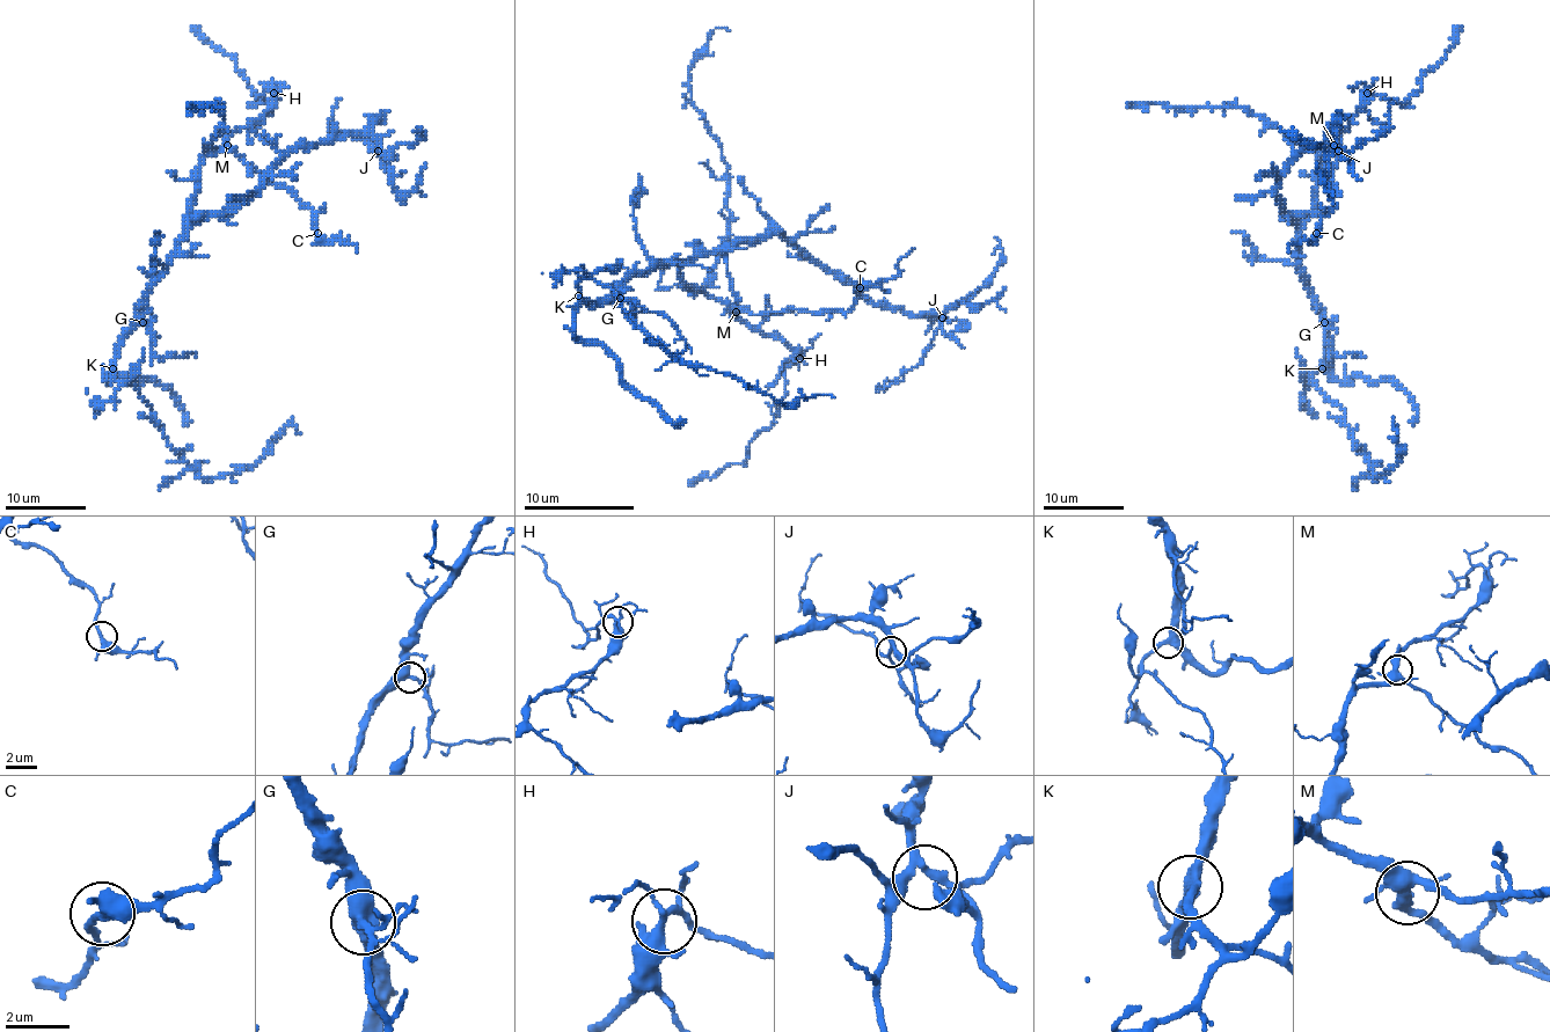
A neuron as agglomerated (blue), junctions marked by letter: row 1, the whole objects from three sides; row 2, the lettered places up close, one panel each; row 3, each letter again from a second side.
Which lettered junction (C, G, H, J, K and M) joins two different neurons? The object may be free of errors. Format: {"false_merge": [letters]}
{"false_merge": []}

